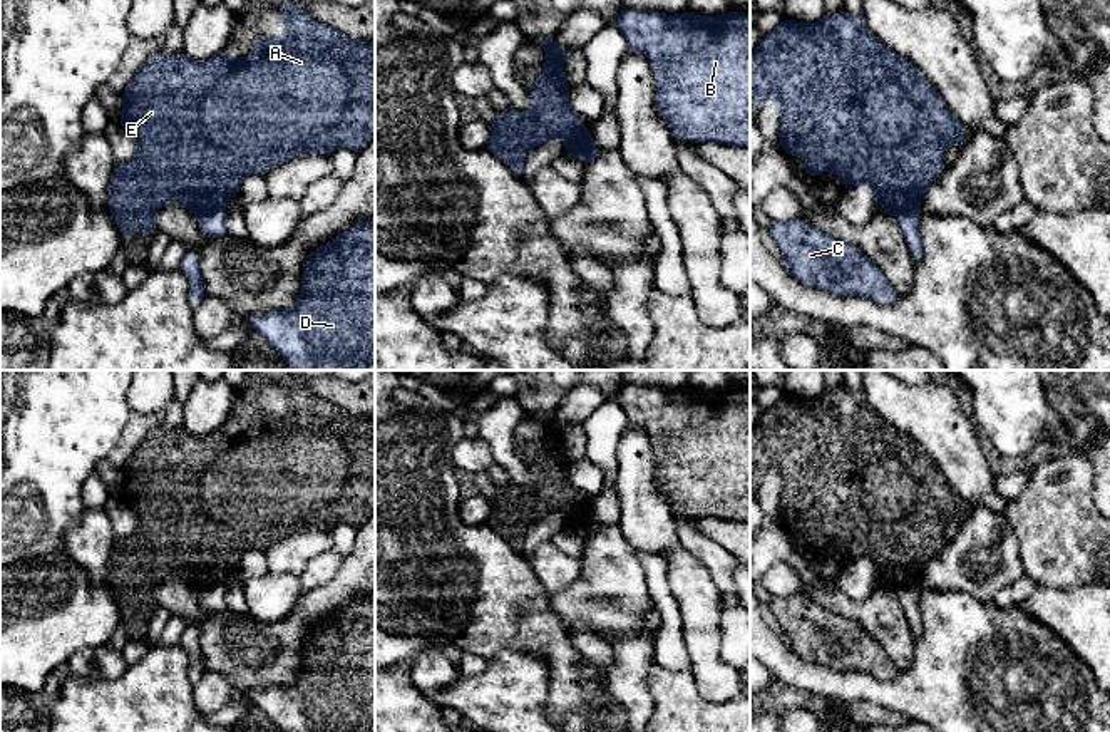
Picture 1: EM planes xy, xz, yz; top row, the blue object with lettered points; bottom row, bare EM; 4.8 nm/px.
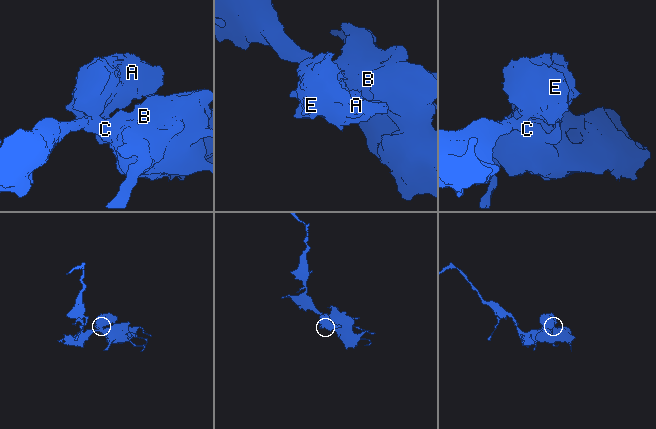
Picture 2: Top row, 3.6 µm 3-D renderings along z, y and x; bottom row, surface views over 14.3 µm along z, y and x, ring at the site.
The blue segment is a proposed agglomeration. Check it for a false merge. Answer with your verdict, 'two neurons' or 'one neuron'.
two neurons

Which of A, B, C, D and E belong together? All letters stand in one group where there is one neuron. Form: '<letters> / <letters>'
A E / B C D

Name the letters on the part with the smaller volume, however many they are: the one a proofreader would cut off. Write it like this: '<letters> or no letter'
A, E

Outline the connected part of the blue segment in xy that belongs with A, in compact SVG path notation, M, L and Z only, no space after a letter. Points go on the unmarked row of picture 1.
M280 375L285 404L280 414L256 409L254 410L254 430L253 432L229 432L224 425L209 436L191 436L184 427L177 429L152 429L139 446L131 452L122 467L122 486L119 499L136 516L136 529L131 536L116 539L112 544L112 554L109 559L107 585L110 586L121 615L126 615L134 608L146 608L151 613L159 606L154 598L154 588L169 578L184 581L191 590L199 591L203 588L223 583L231 573L239 570L241 556L249 549L266 551L276 541L301 529L325 529L328 531L337 523L348 523L353 528L360 528L375 513L375 417L365 419L360 414L348 412L325 399L320 399L306 390L306 387L288 375Z

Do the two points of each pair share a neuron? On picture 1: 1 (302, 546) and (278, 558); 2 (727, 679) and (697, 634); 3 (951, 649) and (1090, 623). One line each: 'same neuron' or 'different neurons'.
1: same neuron
2: same neuron
3: different neurons

